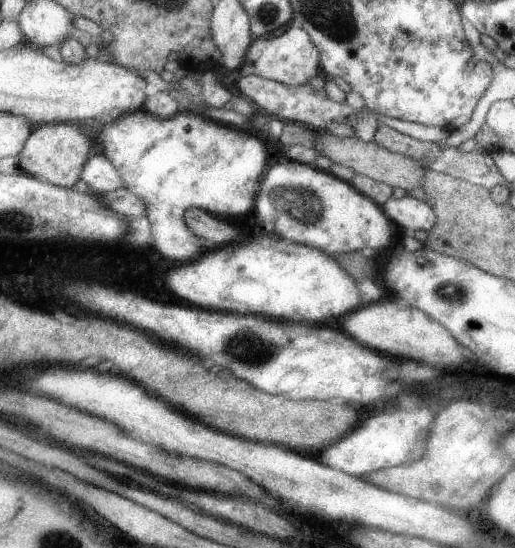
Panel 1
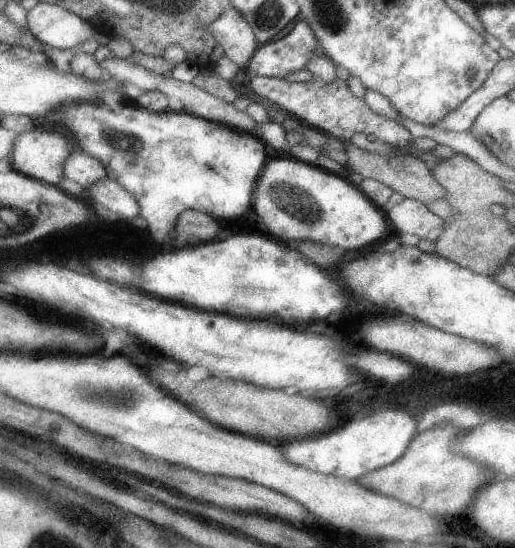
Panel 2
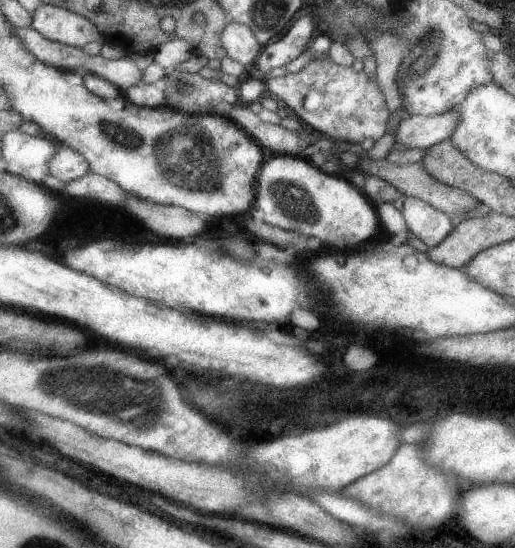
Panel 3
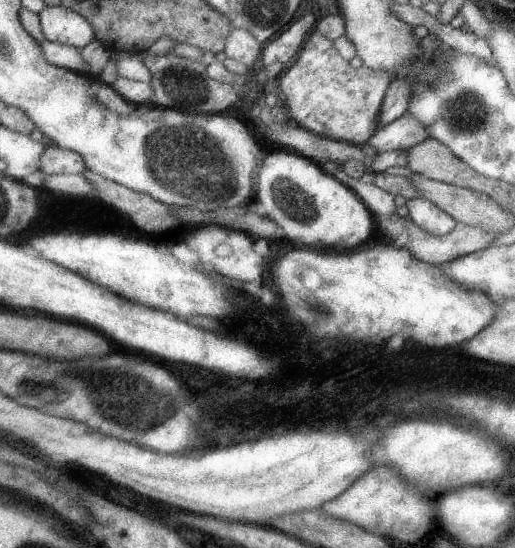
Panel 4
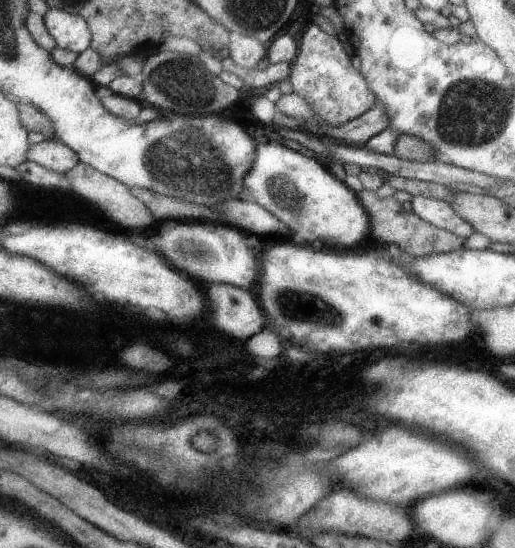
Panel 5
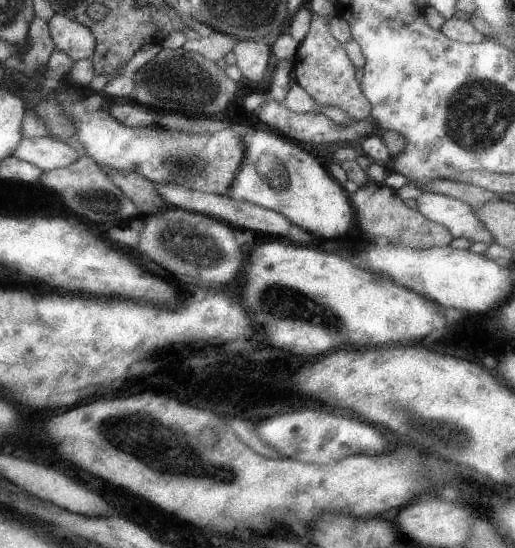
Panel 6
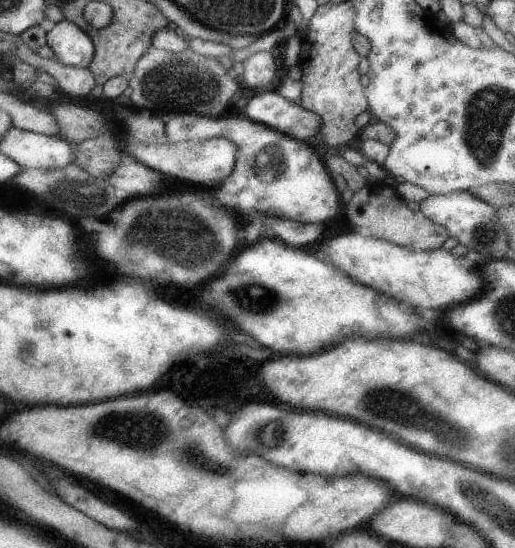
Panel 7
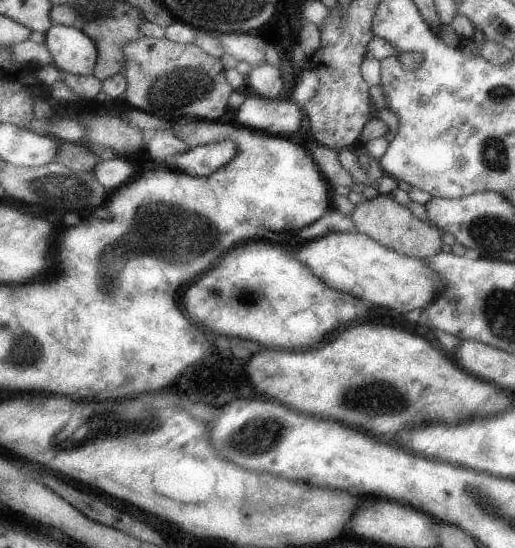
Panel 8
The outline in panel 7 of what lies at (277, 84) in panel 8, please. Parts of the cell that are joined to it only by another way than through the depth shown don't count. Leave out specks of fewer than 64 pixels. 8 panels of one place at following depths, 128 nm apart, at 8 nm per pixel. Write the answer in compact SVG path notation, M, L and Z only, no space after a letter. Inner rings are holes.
M271 50L257 52L243 63L245 72L240 79L251 88L267 88L271 82L275 84L282 77L282 68L275 62Z

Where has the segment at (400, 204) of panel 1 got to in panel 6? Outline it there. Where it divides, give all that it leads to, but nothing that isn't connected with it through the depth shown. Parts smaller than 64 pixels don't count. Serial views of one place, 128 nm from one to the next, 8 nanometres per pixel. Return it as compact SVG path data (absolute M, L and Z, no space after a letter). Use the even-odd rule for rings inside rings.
M437 192L425 193L416 202L423 216L447 226L454 237L469 238L473 243L496 242L491 230L477 216L475 206Z

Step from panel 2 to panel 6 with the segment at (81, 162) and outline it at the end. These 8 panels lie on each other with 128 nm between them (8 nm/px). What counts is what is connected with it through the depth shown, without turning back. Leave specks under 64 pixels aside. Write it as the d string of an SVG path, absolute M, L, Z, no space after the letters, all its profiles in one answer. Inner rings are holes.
M52 135L37 139L25 137L14 156L41 168L43 171L61 169L82 158L77 150L73 150L69 144L65 144L63 140Z

